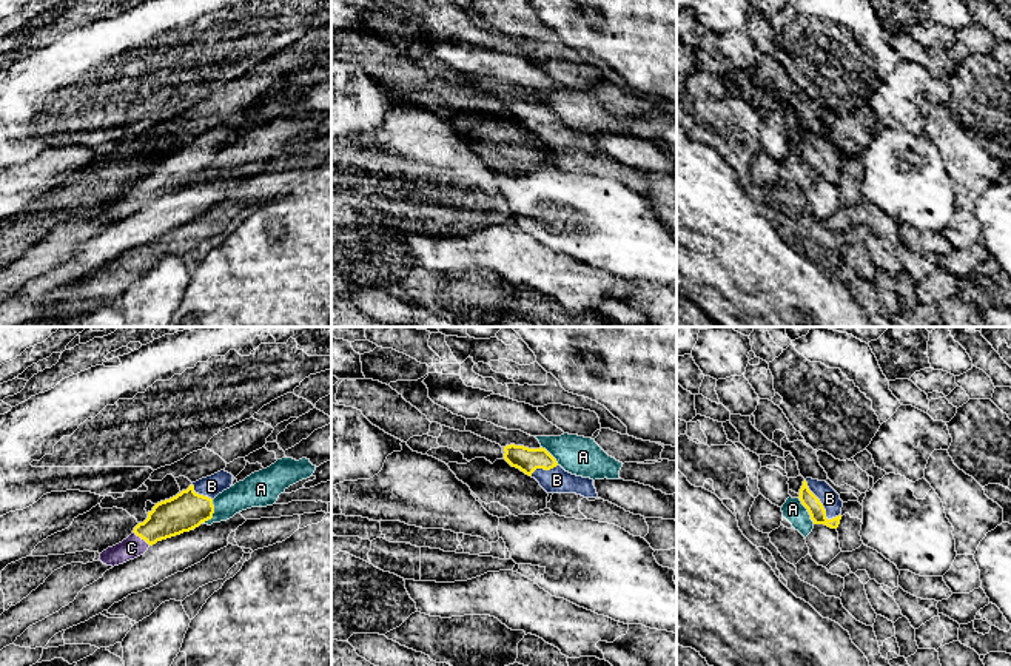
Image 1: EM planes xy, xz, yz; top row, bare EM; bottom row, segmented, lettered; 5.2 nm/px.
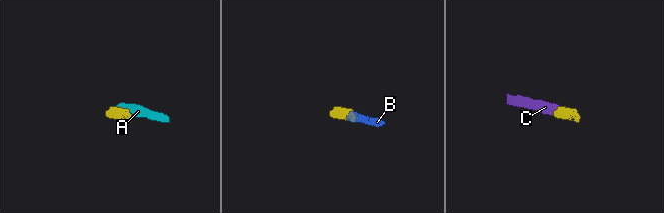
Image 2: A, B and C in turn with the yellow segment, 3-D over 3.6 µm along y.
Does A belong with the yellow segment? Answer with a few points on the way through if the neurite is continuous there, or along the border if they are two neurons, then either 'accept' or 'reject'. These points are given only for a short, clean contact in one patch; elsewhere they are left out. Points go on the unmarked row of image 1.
border xy (213, 154), (213, 170), (201, 178); reject

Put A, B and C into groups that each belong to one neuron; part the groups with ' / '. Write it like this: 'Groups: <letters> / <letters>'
Groups: A / B C

